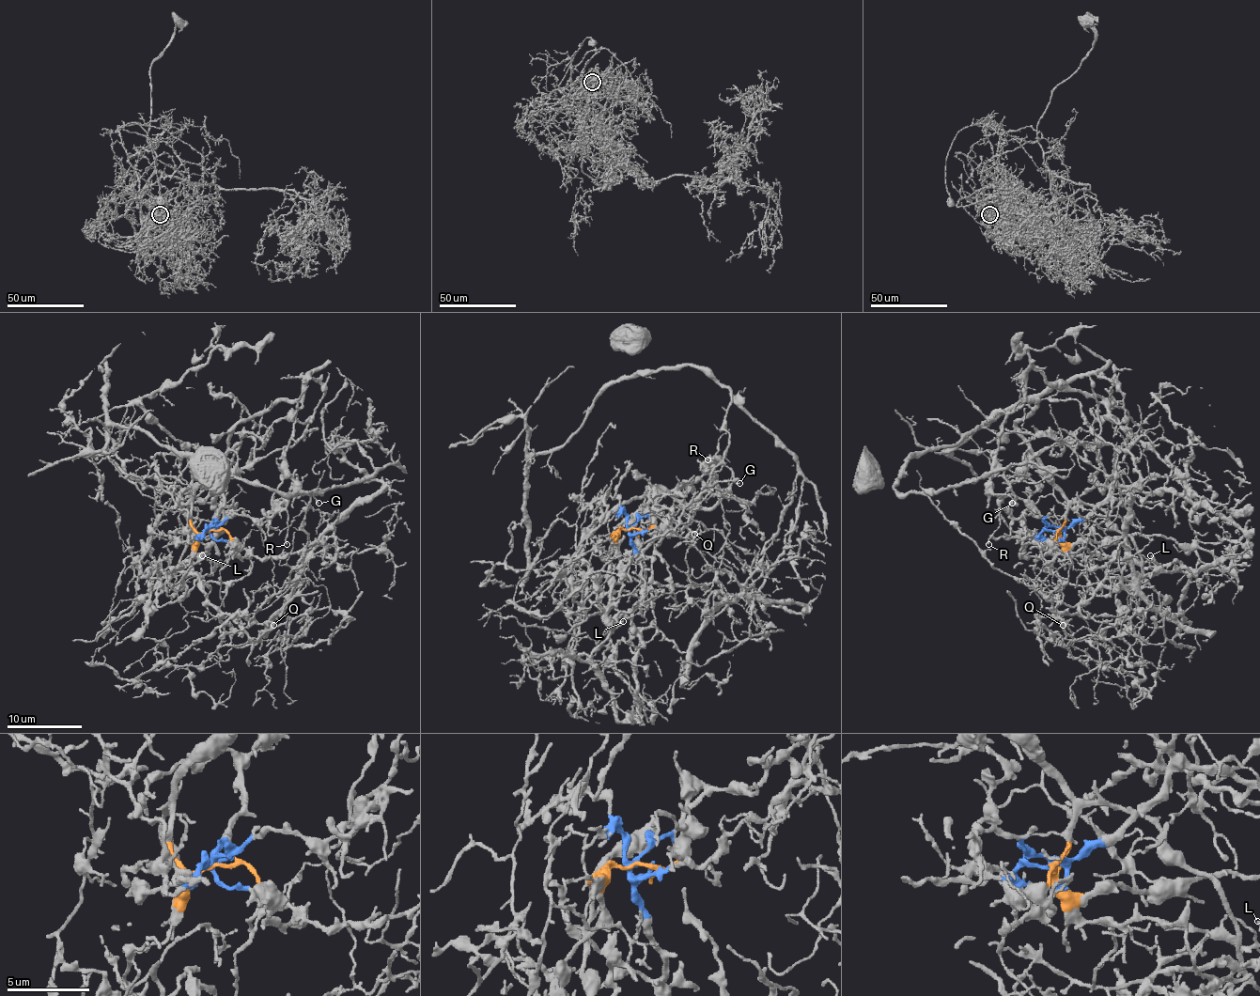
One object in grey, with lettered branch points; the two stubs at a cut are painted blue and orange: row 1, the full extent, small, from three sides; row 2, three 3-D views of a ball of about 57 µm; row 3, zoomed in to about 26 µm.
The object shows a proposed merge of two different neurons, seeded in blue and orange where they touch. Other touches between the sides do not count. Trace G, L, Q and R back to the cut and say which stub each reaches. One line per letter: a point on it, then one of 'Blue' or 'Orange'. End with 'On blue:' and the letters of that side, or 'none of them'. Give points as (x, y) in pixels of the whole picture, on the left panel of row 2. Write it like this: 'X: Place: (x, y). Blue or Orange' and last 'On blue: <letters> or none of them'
G: Place: (318, 503). Orange
L: Place: (202, 555). Blue
Q: Place: (273, 625). Blue
R: Place: (287, 544). Orange
On blue: L, Q

